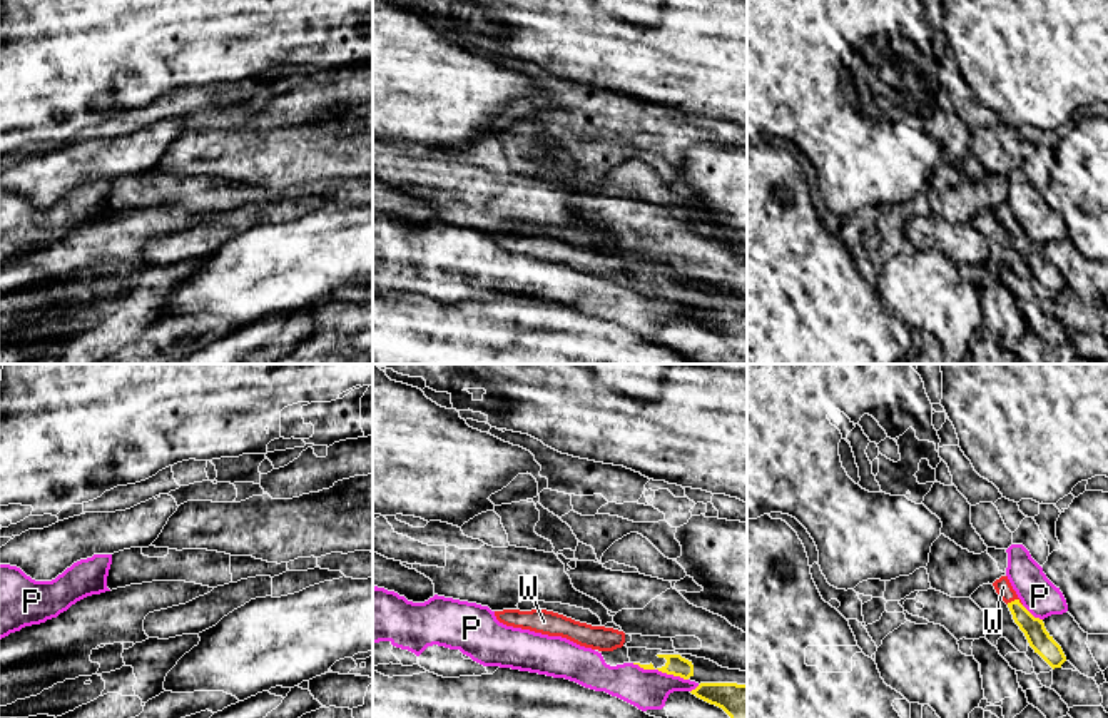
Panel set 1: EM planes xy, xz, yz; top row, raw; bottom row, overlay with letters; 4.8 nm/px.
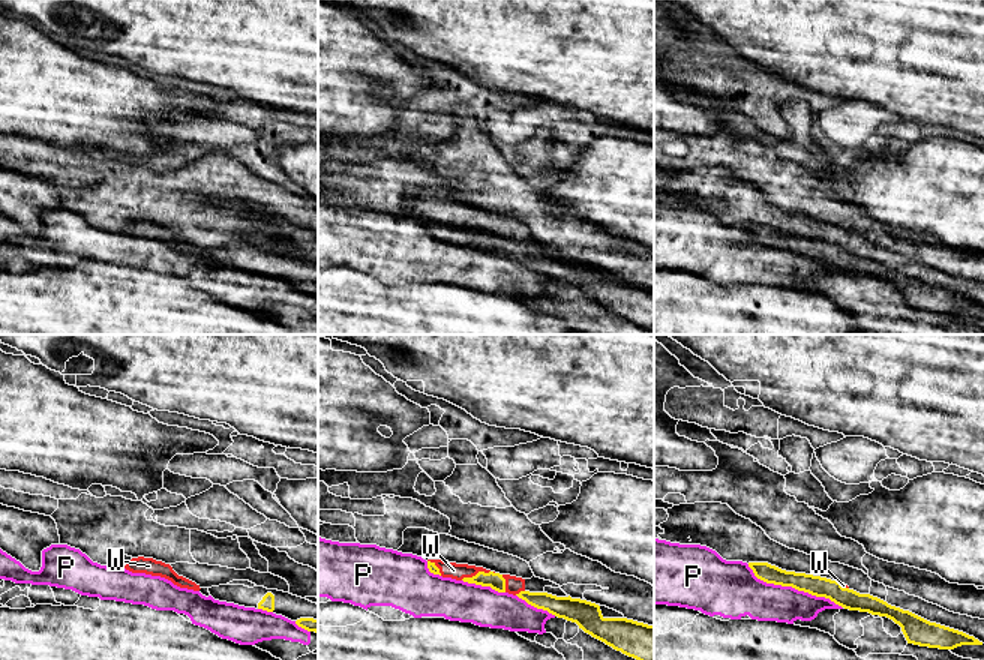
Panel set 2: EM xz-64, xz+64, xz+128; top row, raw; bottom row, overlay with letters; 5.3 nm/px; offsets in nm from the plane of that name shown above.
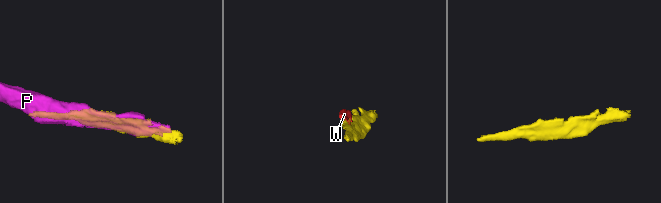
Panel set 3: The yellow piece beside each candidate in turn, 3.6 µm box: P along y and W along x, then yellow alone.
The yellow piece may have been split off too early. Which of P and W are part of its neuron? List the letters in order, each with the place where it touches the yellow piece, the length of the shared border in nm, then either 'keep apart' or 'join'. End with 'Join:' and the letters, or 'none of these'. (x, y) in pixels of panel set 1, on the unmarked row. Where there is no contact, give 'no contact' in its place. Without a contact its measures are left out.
P: contact xz (672, 299); length 160 nm; keep apart
W: contact yz (1015, 226); length 80 nm; join
Join: W

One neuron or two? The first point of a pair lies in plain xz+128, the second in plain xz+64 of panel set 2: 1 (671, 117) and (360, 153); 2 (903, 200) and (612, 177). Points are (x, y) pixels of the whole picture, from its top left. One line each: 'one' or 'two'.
1: two
2: one

